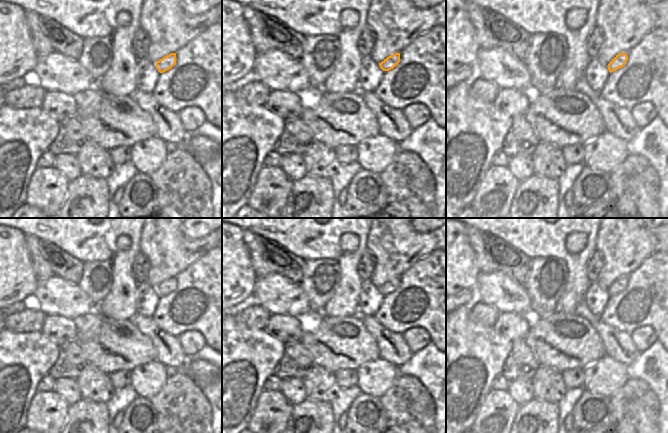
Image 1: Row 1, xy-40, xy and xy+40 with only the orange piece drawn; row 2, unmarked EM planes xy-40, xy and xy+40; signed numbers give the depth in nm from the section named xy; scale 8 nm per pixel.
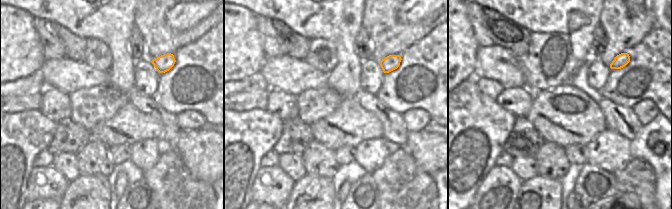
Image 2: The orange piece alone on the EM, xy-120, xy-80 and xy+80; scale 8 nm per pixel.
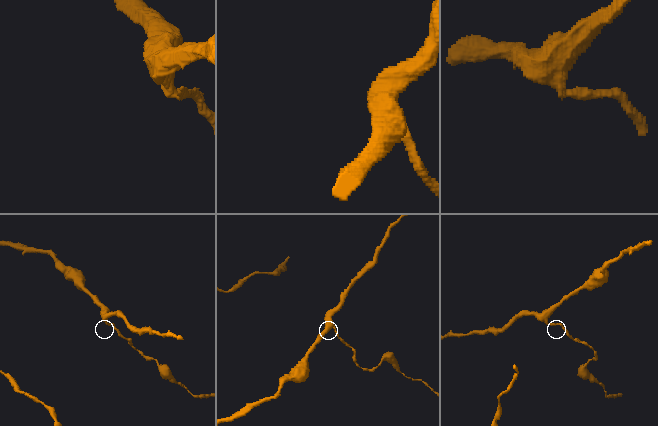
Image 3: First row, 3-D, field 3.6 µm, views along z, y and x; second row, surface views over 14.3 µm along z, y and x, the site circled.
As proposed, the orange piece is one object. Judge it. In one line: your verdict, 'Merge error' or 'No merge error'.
No merge error

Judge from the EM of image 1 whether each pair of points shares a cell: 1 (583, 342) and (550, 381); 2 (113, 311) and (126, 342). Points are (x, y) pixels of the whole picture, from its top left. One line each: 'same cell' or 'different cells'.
1: different cells
2: different cells

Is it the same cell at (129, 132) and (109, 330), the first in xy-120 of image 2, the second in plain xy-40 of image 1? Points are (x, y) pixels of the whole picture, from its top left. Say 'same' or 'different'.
same

